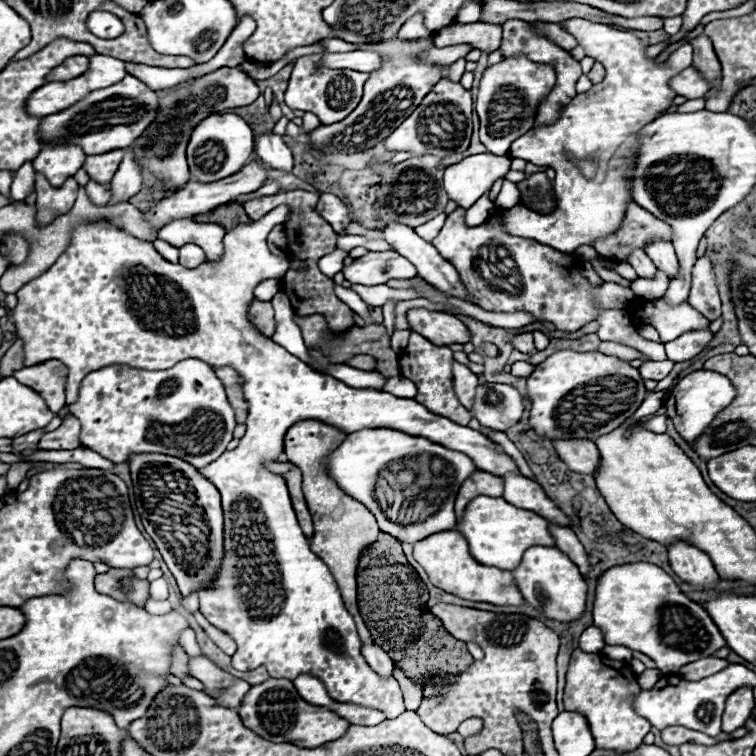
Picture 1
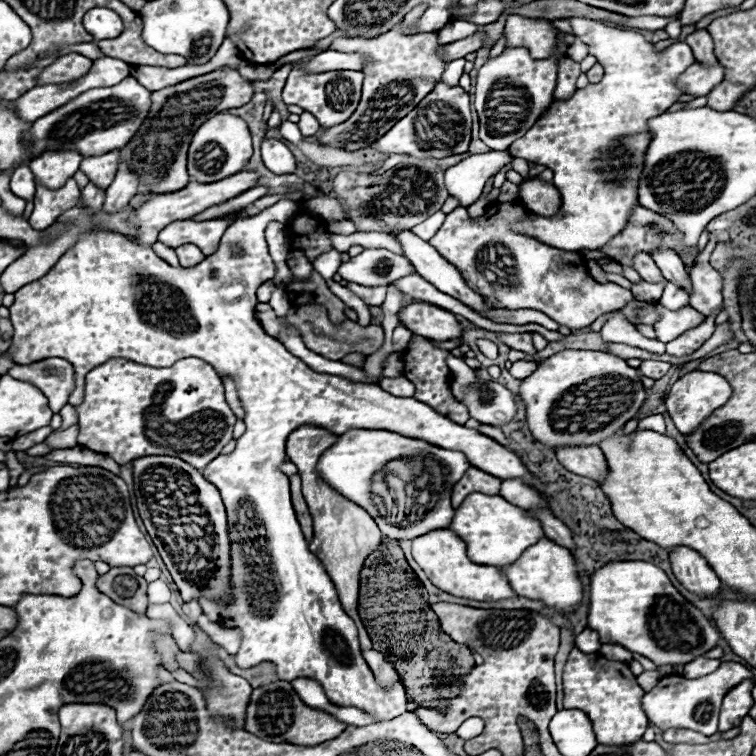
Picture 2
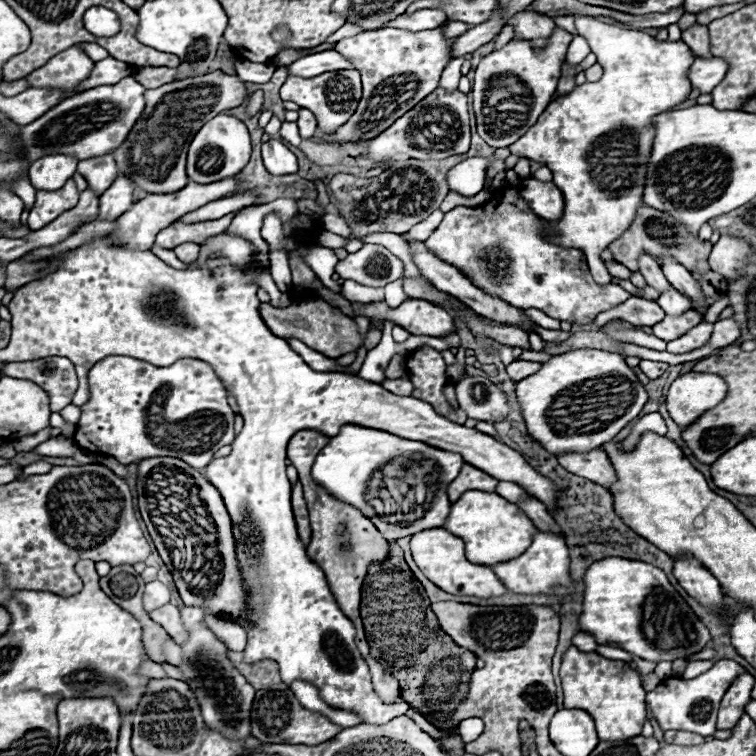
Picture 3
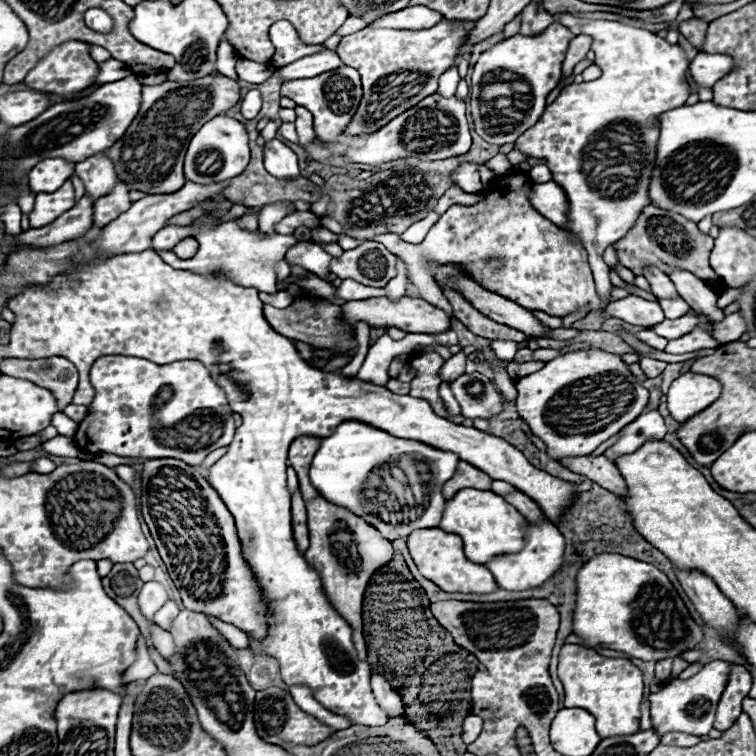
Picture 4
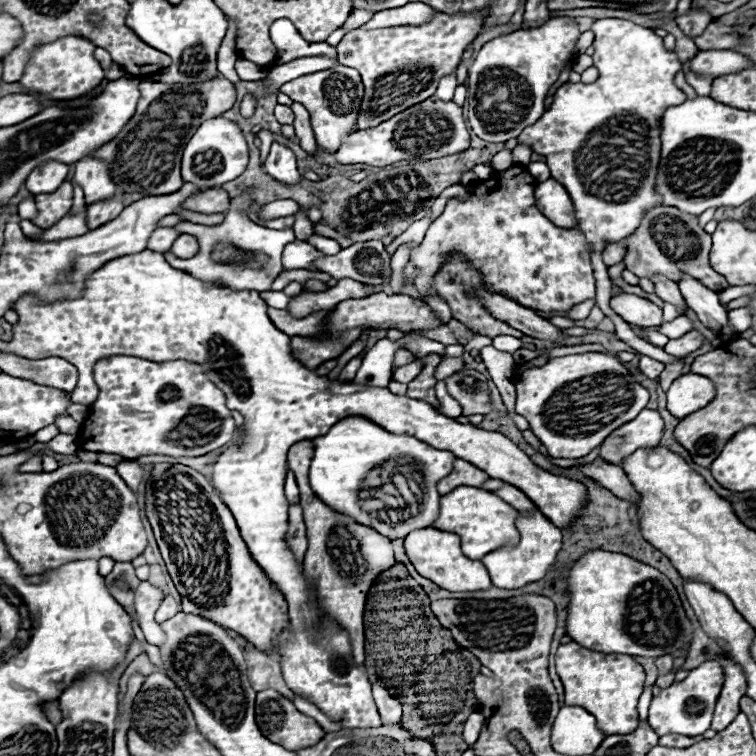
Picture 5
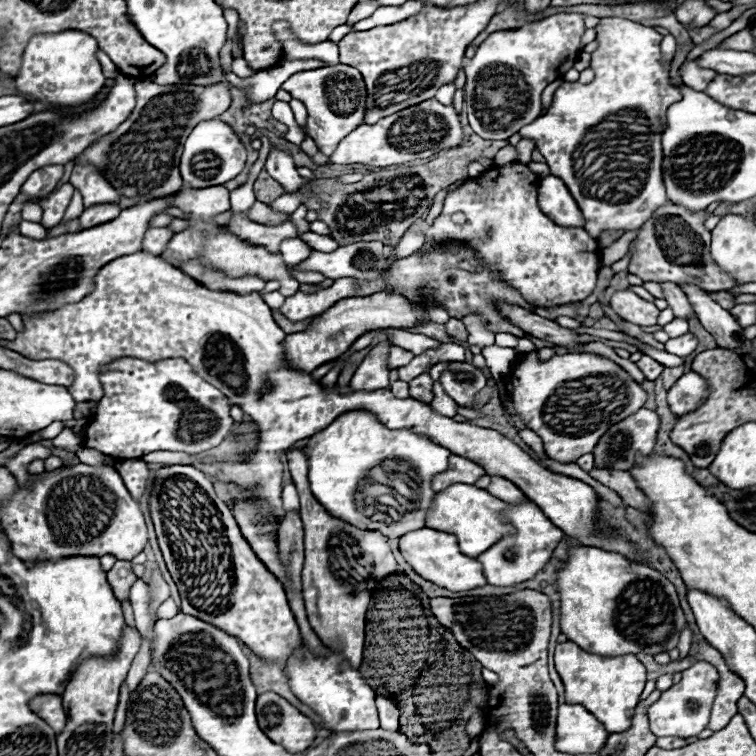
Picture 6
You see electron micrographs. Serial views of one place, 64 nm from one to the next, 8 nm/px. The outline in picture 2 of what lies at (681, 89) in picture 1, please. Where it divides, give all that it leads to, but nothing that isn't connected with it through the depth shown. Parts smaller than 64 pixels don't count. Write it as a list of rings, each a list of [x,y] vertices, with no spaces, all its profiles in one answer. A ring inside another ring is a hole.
[[[692,64],[680,78],[678,78],[678,86],[684,88],[686,94],[694,94],[694,96],[708,96],[708,92],[720,84],[724,76],[724,66],[722,64],[714,64],[714,66],[706,66],[706,64]]]

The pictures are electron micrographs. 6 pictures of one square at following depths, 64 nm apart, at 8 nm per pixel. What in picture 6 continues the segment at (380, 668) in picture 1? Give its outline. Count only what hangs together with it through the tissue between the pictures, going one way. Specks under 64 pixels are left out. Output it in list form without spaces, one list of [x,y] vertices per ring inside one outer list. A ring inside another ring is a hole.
[[[378,692],[376,706],[378,706],[378,712],[380,712],[380,728],[396,732],[398,730],[398,716],[400,716],[396,704],[390,698],[384,698],[384,694]]]

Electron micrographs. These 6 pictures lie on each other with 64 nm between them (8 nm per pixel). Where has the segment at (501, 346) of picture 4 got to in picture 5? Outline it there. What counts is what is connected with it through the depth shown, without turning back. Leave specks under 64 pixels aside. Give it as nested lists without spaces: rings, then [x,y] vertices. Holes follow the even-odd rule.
[[[500,335],[493,338],[492,345],[498,350],[514,353],[522,347],[522,341],[512,336]]]

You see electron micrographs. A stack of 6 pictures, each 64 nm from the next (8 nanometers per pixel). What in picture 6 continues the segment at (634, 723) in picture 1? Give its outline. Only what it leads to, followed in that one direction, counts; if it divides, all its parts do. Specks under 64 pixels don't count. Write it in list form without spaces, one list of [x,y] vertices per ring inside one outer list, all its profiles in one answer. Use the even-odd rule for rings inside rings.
[[[564,642],[556,646],[554,662],[564,682],[568,704],[582,704],[606,726],[610,734],[624,732],[630,728],[632,724],[630,718],[634,716],[634,708],[646,684],[646,668],[634,654],[602,658],[602,656],[580,650],[574,642]]]

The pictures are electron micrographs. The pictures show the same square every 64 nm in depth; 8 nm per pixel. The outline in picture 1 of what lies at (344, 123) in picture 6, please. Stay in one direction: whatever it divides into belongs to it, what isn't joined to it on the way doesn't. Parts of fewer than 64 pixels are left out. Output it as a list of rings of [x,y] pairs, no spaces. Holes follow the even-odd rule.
[[[311,54],[302,56],[294,62],[290,84],[284,92],[284,102],[290,108],[316,114],[322,124],[334,124],[334,122],[344,120],[356,108],[356,104],[362,98],[362,86],[368,80],[368,74],[366,72],[356,72],[356,70],[352,72],[352,70],[324,68],[320,64],[322,56],[322,54]],[[319,68],[320,70],[317,70]],[[308,71],[311,74],[304,76]],[[348,72],[352,72],[352,74],[348,74]]]

